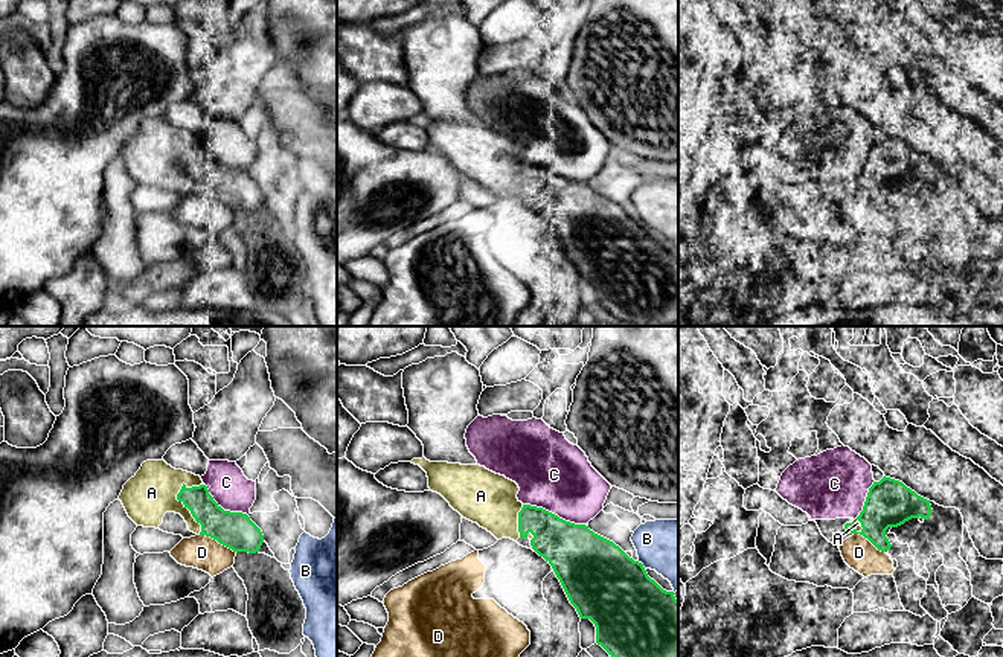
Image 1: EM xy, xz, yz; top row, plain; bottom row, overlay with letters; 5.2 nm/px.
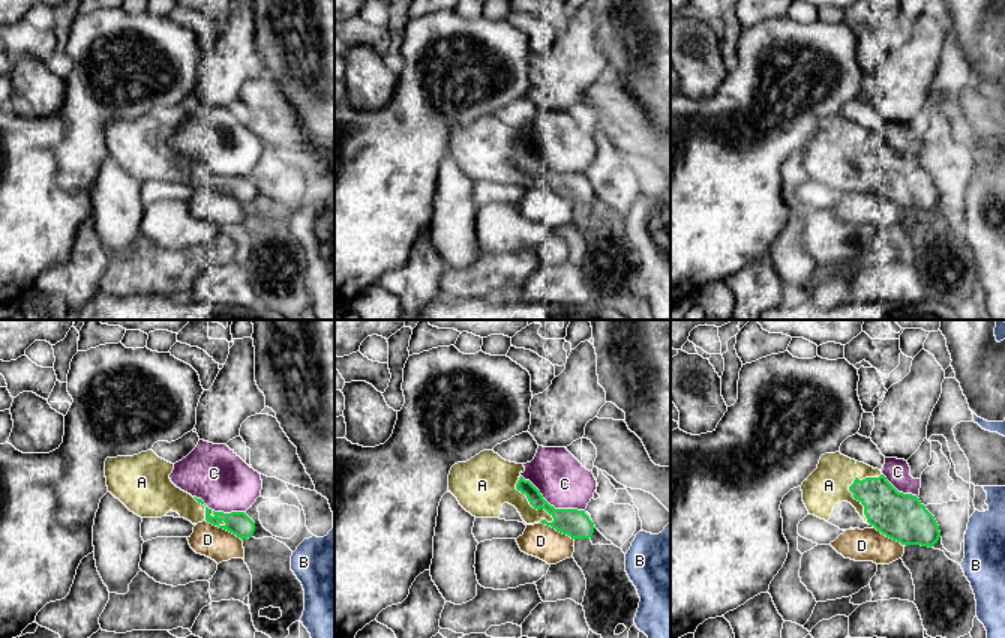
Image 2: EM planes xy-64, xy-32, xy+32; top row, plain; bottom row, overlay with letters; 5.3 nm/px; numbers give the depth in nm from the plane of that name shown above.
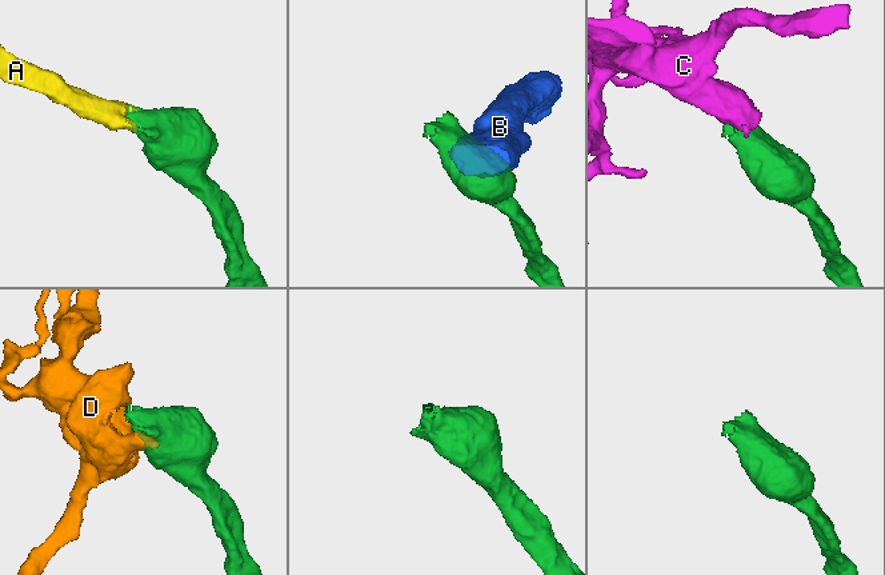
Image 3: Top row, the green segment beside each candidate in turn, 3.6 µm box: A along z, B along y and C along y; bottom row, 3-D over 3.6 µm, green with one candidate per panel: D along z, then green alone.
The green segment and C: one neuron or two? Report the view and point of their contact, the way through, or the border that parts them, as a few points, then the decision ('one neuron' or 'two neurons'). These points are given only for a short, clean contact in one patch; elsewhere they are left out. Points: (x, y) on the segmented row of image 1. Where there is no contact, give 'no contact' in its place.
contact xz (554, 514); two neurons

